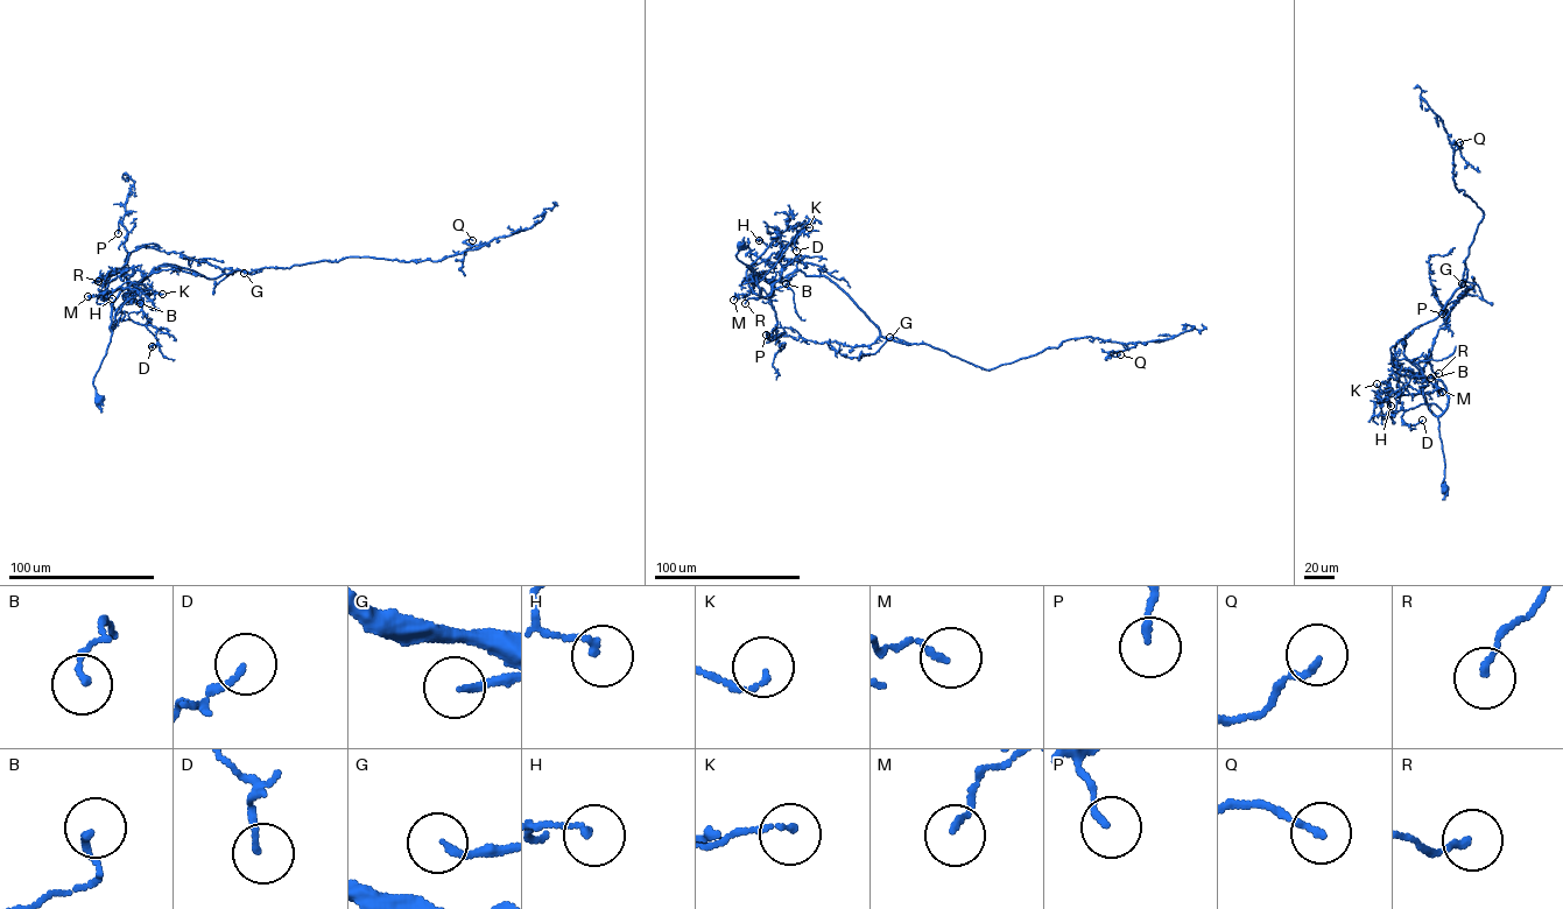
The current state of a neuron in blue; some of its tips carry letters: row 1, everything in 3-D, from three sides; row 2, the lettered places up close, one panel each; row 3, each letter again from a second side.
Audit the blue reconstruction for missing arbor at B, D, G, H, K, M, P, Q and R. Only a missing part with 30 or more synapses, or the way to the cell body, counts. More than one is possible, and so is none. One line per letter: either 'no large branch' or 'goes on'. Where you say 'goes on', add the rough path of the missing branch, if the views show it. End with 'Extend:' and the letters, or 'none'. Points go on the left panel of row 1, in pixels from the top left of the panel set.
B: no large branch
D: no large branch
G: goes on | (244, 273), (219, 280)
H: no large branch
K: no large branch
M: no large branch
P: no large branch
Q: no large branch
R: no large branch
Extend: G

